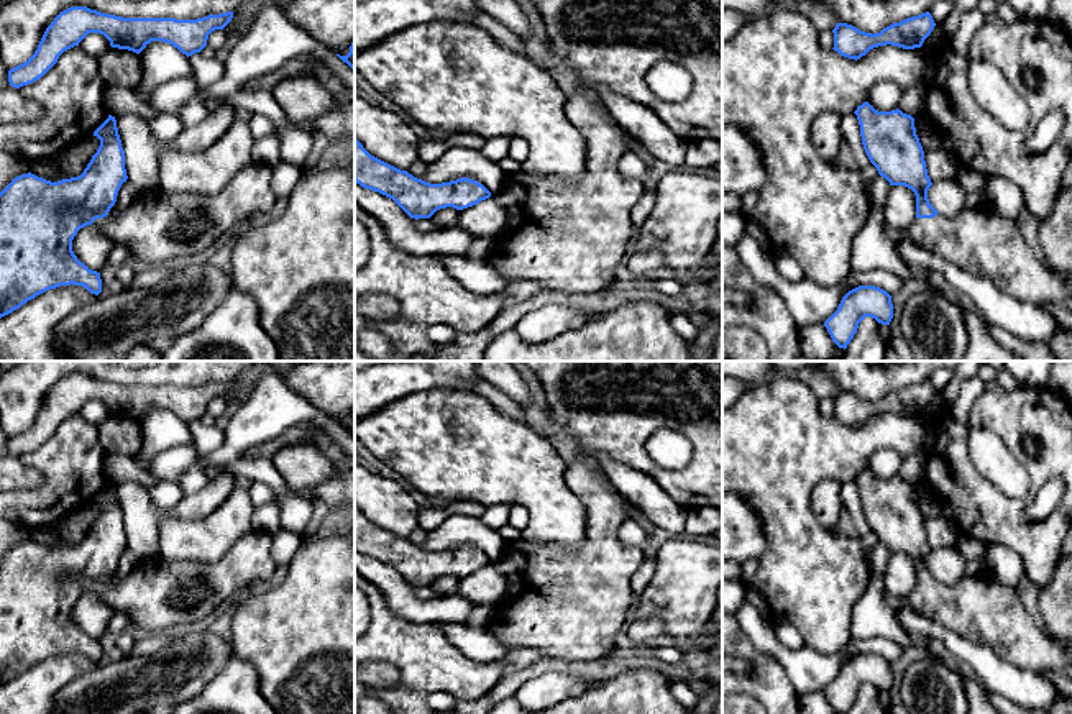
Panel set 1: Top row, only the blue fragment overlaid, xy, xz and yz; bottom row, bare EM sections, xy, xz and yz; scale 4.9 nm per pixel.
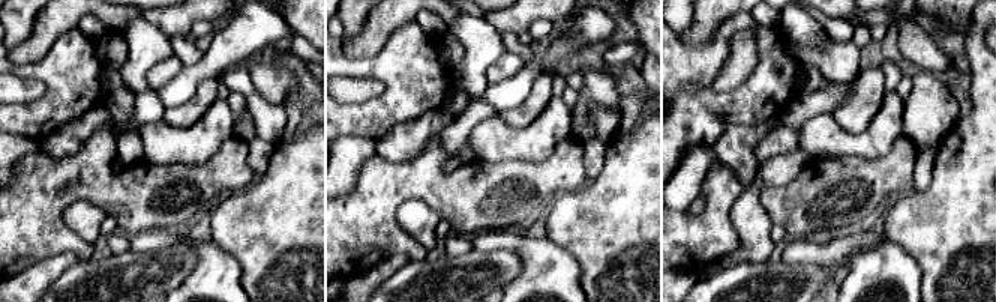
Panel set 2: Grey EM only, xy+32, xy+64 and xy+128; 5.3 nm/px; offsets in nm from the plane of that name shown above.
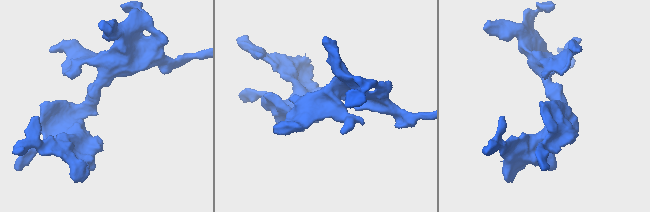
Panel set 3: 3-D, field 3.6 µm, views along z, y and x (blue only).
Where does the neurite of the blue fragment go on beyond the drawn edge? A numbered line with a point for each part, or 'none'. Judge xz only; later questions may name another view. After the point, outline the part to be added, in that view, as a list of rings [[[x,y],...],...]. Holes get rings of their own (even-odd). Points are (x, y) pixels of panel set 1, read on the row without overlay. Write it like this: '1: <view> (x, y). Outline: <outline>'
1: xz (570, 603). Outline: [[[578,448],[565,483],[586,507],[581,545],[537,545],[509,542],[489,566],[506,578],[506,593],[494,606],[488,627],[507,645],[538,650],[545,658],[565,661],[607,660],[617,648],[617,635],[630,616],[635,594],[630,579],[644,560],[639,547],[619,540],[619,527],[639,510],[616,492],[599,466]]]

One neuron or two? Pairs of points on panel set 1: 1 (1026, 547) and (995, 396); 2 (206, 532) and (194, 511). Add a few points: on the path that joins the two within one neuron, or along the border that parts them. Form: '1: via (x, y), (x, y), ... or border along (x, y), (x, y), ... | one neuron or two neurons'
1: via (1017, 509), (1035, 486), (1017, 434) | one neuron
2: border along (230, 494), (202, 517), (166, 517), (161, 522) | two neurons

